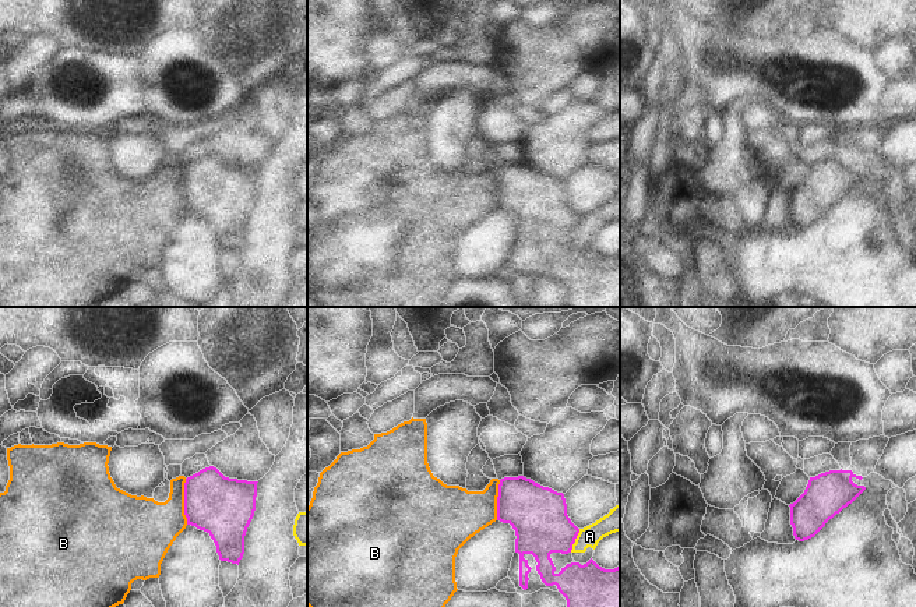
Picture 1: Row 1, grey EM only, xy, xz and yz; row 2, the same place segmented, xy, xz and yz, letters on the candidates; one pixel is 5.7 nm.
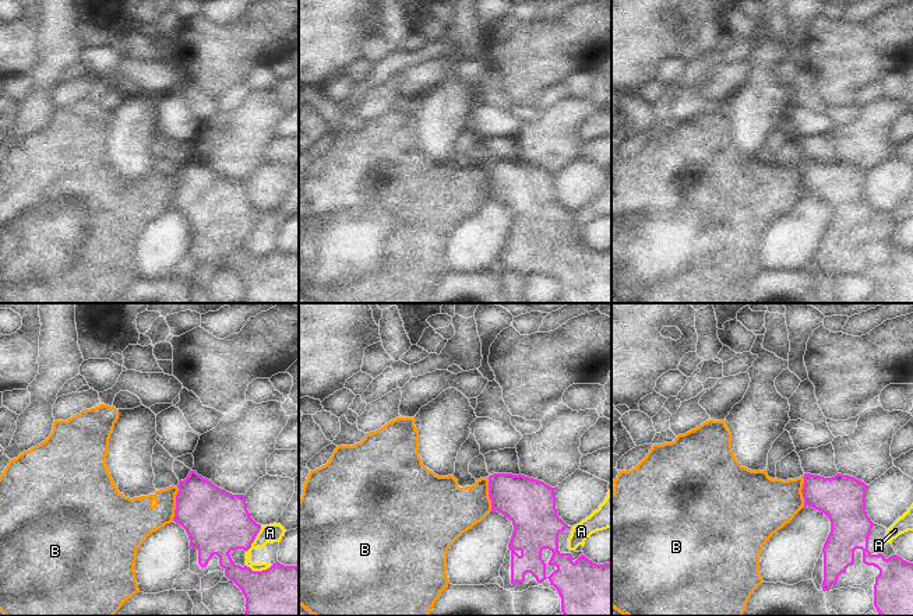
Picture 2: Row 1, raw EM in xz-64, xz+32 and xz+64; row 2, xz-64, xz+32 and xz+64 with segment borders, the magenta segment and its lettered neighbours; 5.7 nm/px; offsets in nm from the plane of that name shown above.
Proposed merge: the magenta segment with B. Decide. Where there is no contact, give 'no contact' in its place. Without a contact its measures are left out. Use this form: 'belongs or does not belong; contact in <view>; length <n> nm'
does not belong; contact in xy; length 260 nm

